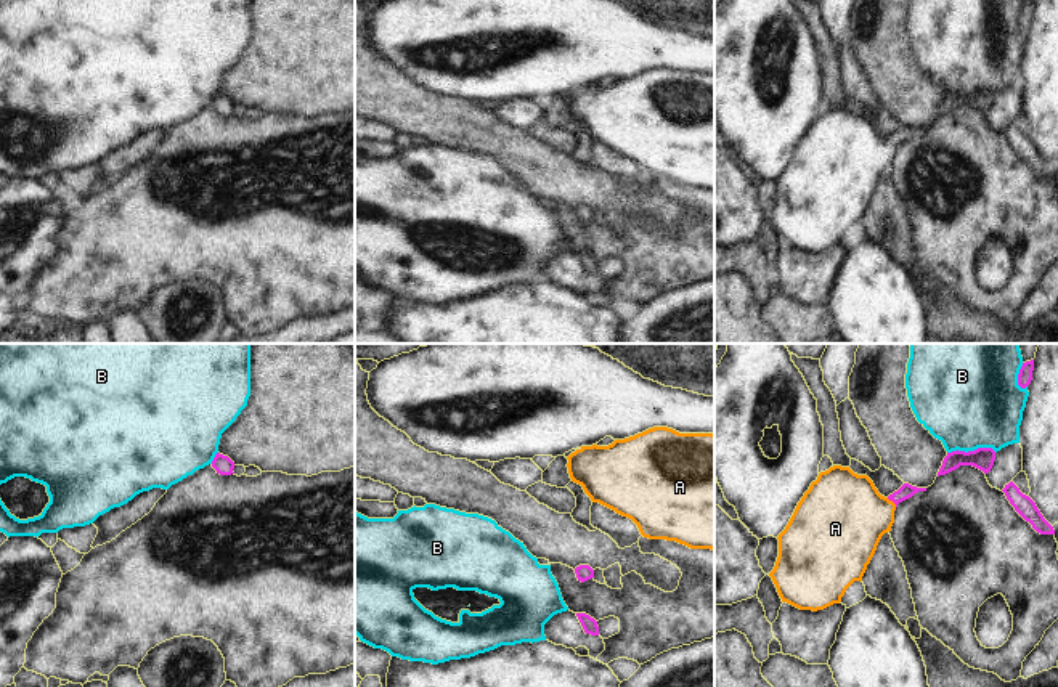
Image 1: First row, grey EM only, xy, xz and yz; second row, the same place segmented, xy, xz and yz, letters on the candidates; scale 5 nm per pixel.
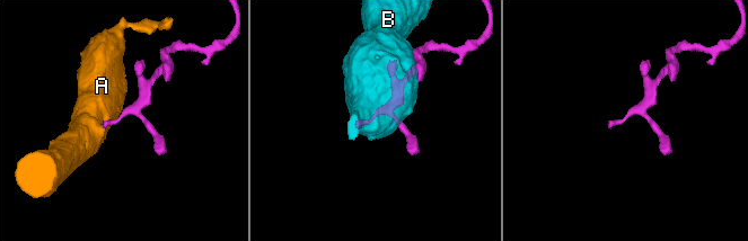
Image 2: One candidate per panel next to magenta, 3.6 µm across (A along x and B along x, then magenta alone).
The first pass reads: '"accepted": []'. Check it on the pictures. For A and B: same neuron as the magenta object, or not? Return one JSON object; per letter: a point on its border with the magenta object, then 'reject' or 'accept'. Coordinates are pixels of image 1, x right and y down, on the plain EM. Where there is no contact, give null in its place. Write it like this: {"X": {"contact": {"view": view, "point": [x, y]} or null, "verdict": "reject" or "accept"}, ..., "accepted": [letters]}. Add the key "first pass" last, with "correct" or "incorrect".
{"A": {"contact": {"view": "yz", "point": [891, 140]}, "verdict": "accept"}, "B": {"contact": {"view": "yz", "point": [972, 92]}, "verdict": "reject"}, "accepted": ["A"], "first pass": "incorrect"}

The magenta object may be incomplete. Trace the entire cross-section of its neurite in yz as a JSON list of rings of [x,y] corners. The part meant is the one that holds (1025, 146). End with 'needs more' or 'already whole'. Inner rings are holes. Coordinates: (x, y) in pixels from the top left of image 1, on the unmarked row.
[[[1013,122],[1005,125],[1002,132],[1005,133],[1007,140],[1015,148],[1015,151],[1026,162],[1029,162],[1037,173],[1055,175],[1053,167],[1044,159],[1036,143],[1029,136],[1023,135]]]; already whole

